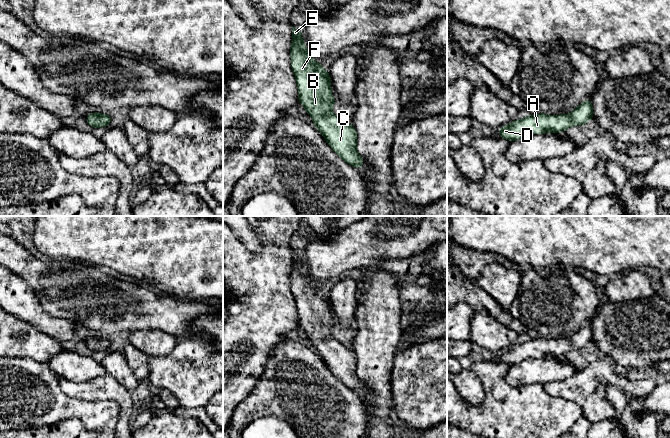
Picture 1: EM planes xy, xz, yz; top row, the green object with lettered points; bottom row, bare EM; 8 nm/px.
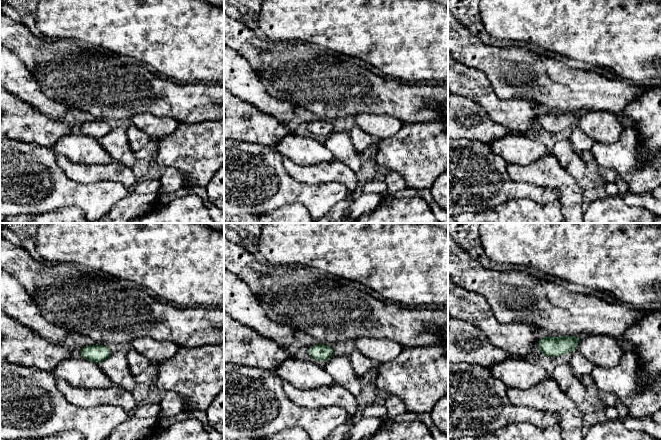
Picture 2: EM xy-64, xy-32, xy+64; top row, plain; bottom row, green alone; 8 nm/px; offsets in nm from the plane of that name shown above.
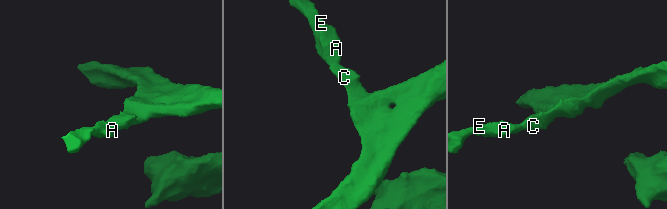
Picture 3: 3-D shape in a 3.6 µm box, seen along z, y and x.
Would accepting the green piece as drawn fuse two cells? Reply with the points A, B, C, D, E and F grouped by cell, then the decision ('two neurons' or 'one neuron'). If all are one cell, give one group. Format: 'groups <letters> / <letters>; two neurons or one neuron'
groups A B C D E F; one neuron

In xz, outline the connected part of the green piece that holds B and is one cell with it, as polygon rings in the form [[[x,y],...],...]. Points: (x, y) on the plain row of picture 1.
[[[292,250],[291,257],[291,292],[298,311],[298,325],[313,342],[313,349],[332,374],[351,390],[360,392],[364,384],[357,375],[357,357],[353,349],[332,337],[336,325],[331,319],[329,296],[310,280],[301,254]]]

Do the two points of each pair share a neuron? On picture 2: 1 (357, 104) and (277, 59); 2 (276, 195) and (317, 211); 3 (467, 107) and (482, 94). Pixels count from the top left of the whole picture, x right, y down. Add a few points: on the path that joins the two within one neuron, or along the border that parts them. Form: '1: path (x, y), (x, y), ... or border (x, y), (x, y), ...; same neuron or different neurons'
1: path (337, 88), (297, 72); same neuron
2: path (286, 195), (301, 195), (307, 201); same neuron
3: border (458, 94), (474, 100), (490, 118); different neurons

